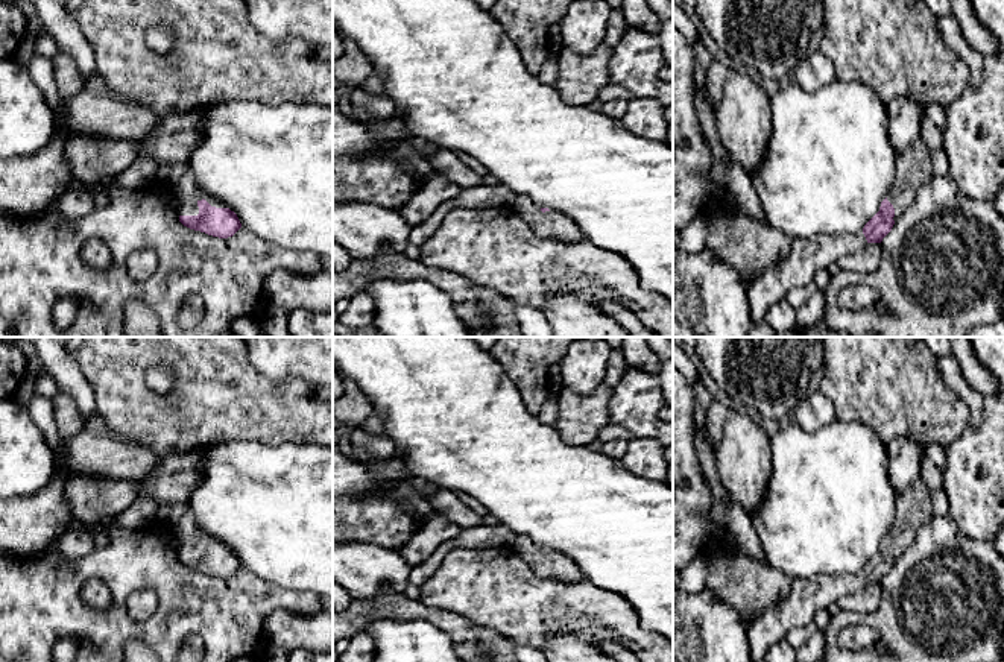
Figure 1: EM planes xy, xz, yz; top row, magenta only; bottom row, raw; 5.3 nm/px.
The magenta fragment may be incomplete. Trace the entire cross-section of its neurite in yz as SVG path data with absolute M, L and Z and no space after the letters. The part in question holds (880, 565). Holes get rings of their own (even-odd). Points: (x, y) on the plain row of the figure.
M920 478L898 495L890 533L861 572L793 578L788 595L758 612L746 627L752 662L766 662L769 650L785 639L791 629L813 623L819 610L828 609L840 597L860 592L867 583L881 583L896 559L914 541L919 527L934 516L931 495Z

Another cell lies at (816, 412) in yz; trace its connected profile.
M819 390L808 393L796 408L793 419L805 431L817 431L831 425L837 416L832 402Z

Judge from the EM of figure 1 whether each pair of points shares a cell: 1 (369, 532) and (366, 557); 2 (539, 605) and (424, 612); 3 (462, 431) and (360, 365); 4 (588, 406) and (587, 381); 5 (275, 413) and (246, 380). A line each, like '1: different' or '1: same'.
1: different
2: different
3: same
4: different
5: same

